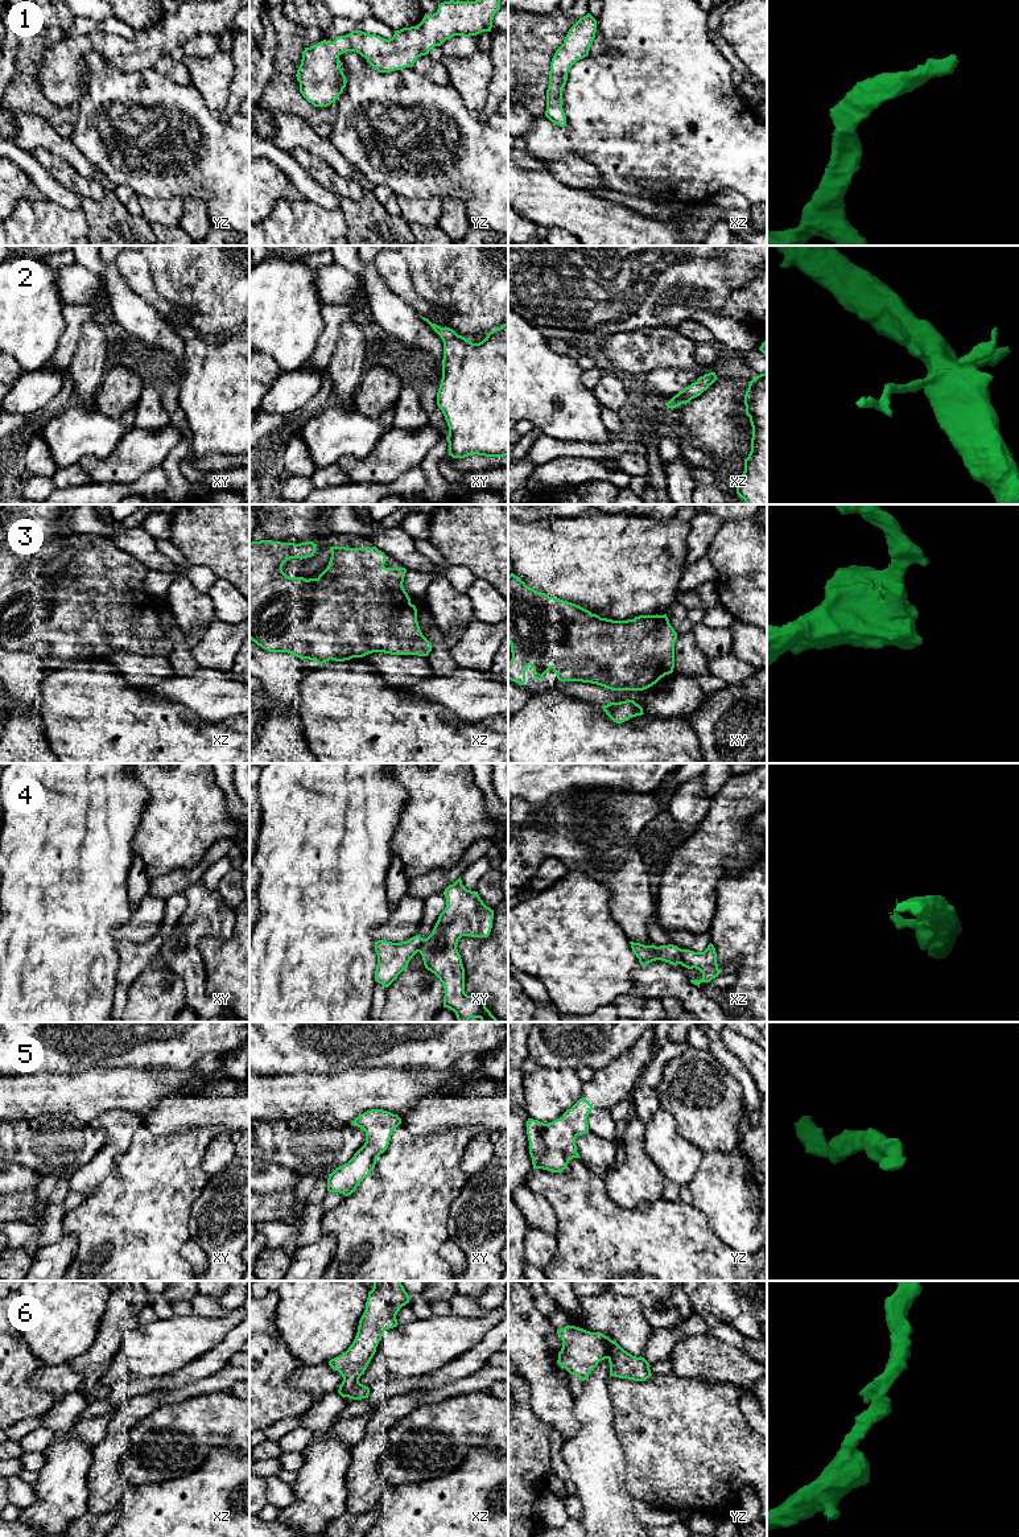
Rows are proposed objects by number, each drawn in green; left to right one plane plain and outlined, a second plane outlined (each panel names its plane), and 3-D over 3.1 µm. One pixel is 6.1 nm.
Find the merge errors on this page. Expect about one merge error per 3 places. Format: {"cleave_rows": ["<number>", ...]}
{"cleave_rows": ["4"]}

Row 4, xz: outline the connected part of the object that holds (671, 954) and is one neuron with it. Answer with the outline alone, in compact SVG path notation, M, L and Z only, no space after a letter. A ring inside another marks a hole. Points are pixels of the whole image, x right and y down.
M630 941L632 952L639 959L641 965L647 965L652 961L661 960L669 963L672 965L677 965L681 963L681 948L673 944L668 945L644 945L640 943Z

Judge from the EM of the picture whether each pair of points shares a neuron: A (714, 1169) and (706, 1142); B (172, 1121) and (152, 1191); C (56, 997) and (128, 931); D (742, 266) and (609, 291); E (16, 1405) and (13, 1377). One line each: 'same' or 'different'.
A: different
B: different
C: different
D: same
E: same

